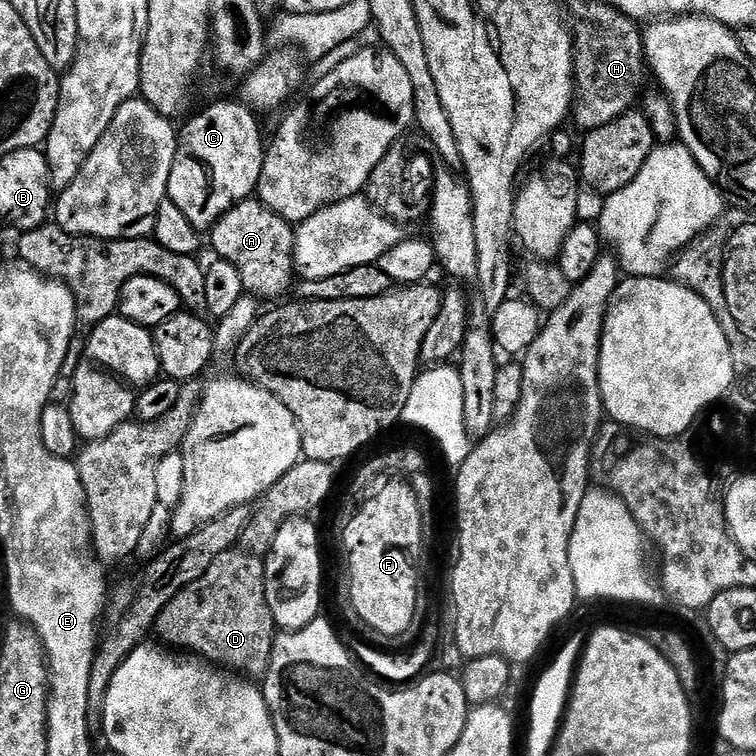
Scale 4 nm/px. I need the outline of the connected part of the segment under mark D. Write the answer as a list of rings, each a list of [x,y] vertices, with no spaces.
[[[233,551],[218,554],[218,558],[210,562],[210,570],[206,570],[202,578],[190,582],[190,586],[174,594],[162,614],[158,614],[154,630],[161,637],[158,638],[169,647],[184,649],[219,667],[243,672],[247,677],[260,678],[268,671],[277,629],[266,602],[264,560],[249,555],[242,556],[242,559],[234,557]]]

